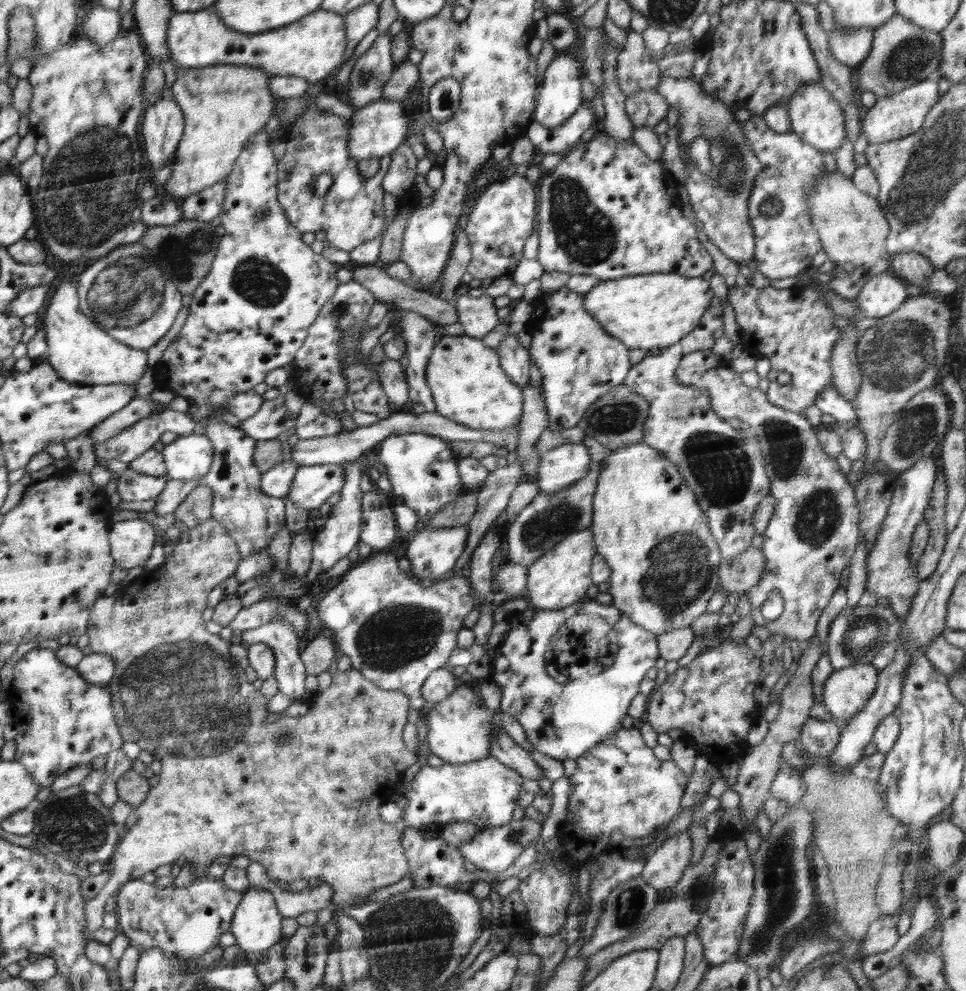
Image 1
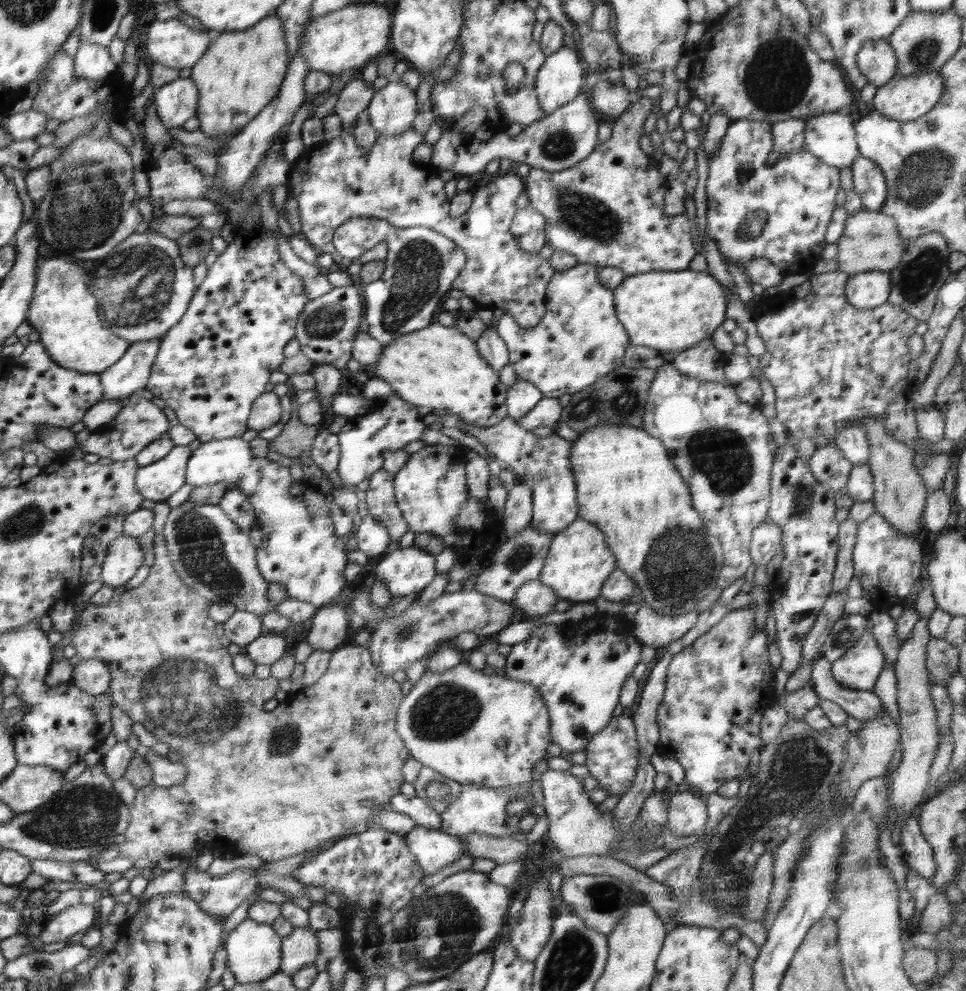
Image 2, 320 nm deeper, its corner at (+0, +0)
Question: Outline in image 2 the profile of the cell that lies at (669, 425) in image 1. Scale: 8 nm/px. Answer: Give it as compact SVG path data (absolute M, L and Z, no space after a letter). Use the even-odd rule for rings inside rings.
M671 361L665 362L656 370L654 381L650 383L640 428L664 443L672 464L688 485L692 506L699 514L702 524L710 536L720 541L724 564L715 581L724 590L742 578L748 566L753 563L749 551L751 536L757 526L768 520L770 477L778 446L773 439L769 420L762 415L761 403L742 402L738 398L736 386L689 379L680 374Z

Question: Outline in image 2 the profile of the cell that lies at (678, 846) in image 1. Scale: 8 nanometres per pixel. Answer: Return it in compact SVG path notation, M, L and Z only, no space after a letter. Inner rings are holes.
M683 788L671 794L667 822L674 836L690 836L704 831L707 820L705 797L696 797L691 789Z

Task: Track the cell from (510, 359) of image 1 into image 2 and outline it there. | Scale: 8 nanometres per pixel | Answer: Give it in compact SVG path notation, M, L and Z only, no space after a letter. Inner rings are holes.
M516 377L516 383L507 391L507 416L515 421L520 420L540 402L542 397L542 391L533 383Z

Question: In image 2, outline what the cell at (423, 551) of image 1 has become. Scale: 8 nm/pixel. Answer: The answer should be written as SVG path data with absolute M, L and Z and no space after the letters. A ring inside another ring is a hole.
M408 546L392 553L384 554L376 566L376 580L382 580L394 600L412 593L421 594L437 577L435 571L436 557L422 547Z

